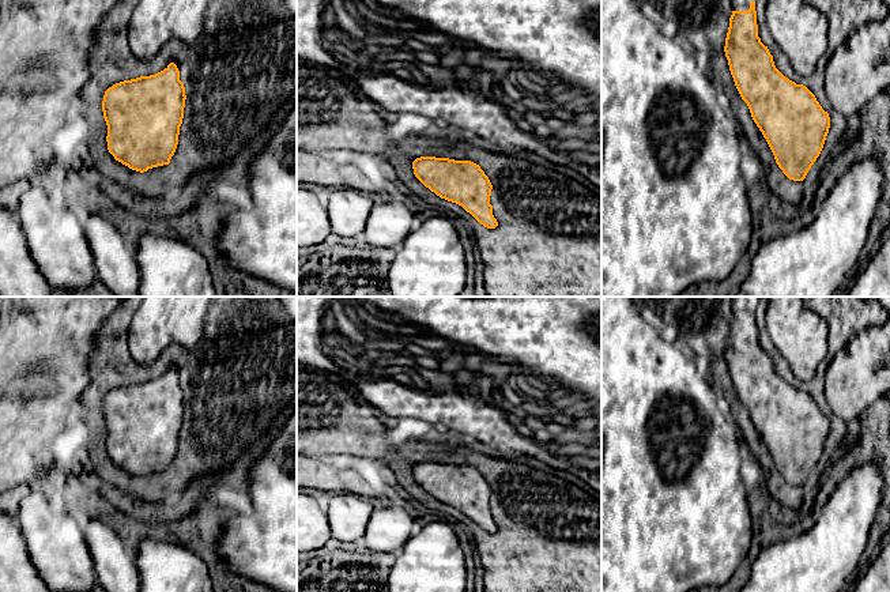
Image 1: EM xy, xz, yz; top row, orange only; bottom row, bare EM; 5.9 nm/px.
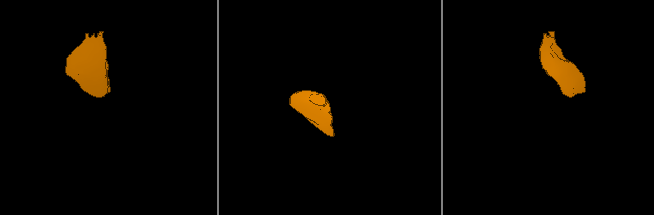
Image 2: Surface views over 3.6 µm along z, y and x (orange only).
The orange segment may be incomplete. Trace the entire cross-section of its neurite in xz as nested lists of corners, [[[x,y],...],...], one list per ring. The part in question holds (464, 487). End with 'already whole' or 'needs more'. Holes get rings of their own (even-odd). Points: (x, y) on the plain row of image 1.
[[[421,461],[412,467],[415,482],[441,504],[461,510],[487,533],[498,531],[490,501],[493,490],[471,465]]]; already whole

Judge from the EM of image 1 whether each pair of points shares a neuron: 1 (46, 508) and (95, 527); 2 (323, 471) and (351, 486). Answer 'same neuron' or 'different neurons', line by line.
1: different neurons
2: same neuron

